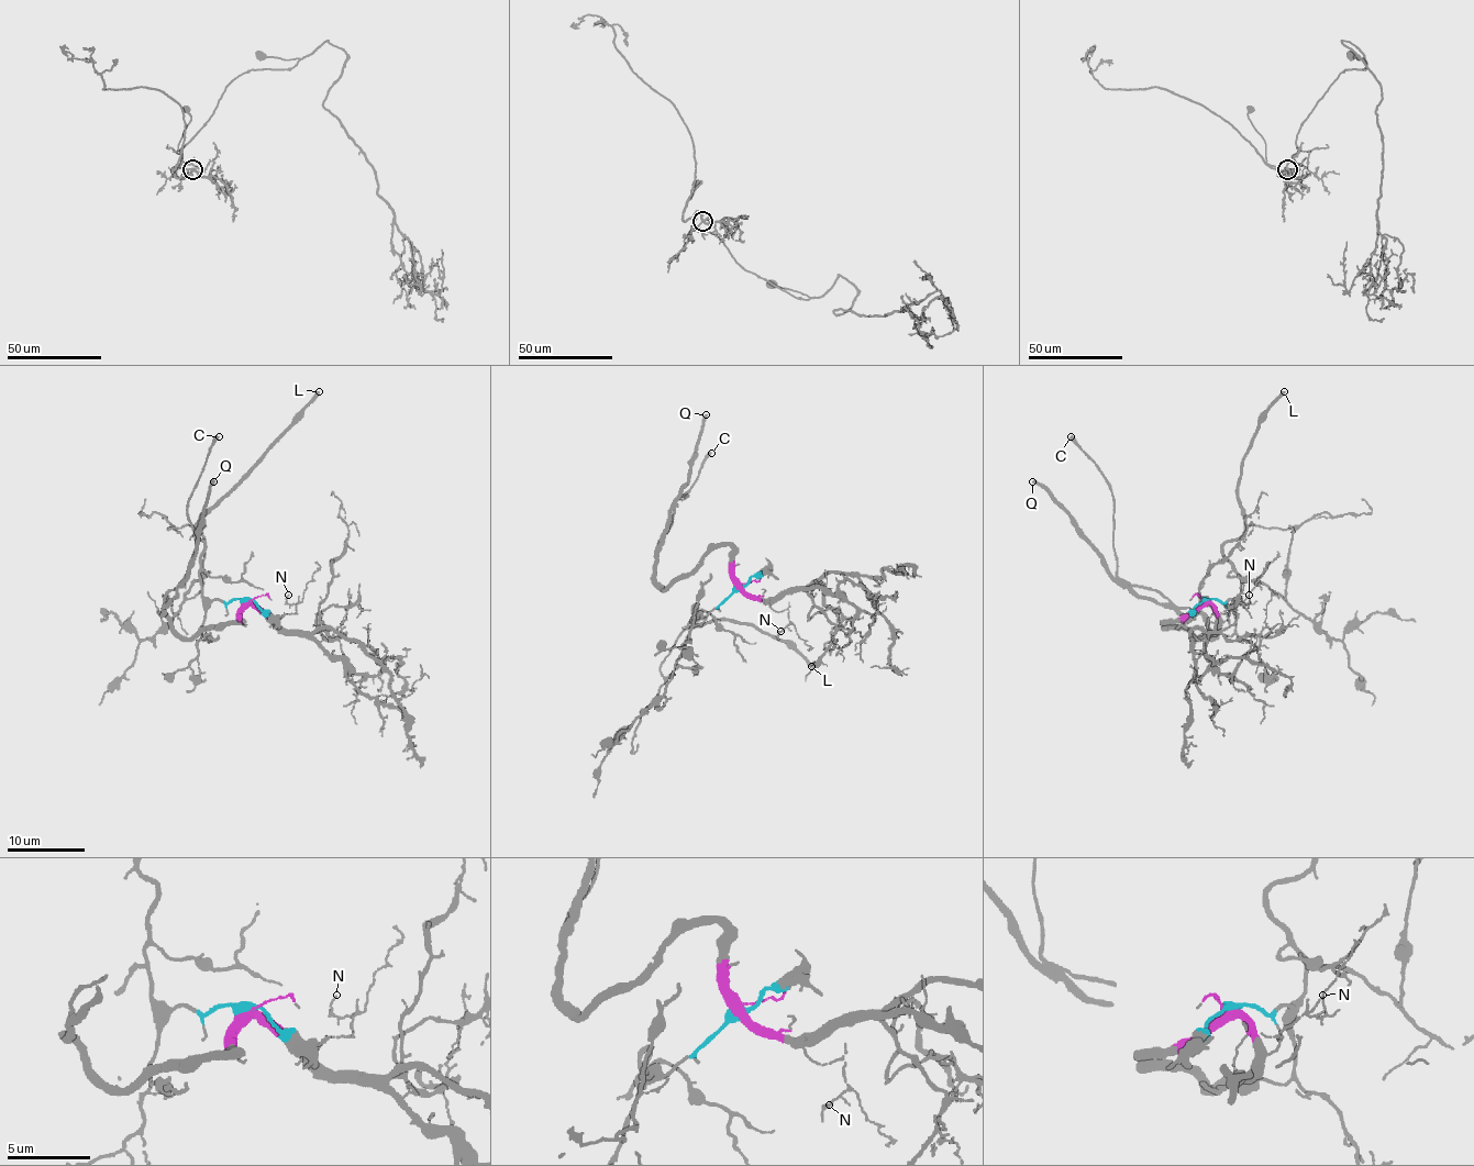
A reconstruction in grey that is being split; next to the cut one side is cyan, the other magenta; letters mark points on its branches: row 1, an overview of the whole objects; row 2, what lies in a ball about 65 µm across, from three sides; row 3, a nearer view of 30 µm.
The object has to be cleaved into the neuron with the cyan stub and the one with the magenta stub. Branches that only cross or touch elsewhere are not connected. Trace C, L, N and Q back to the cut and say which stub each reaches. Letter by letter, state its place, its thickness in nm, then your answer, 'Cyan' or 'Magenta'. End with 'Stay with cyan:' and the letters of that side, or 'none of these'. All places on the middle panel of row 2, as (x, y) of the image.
C: Place: (711, 453). Thickness 360 nm. Magenta
L: Place: (811, 666). Thickness 320 nm. Cyan
N: Place: (780, 631). Thickness 80 nm. Magenta
Q: Place: (706, 414). Thickness 320 nm. Magenta
Stay with cyan: L

